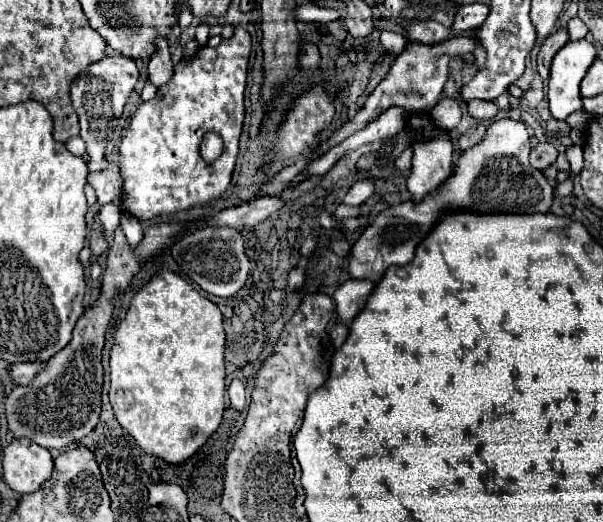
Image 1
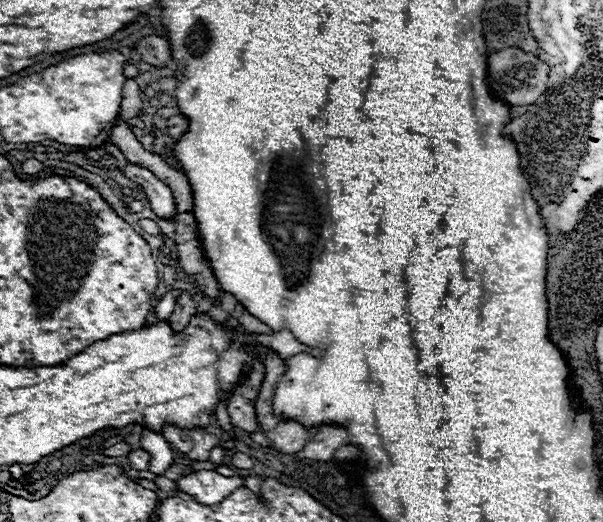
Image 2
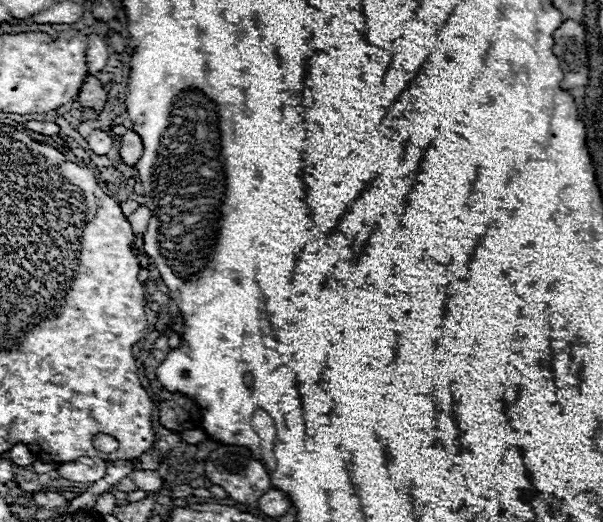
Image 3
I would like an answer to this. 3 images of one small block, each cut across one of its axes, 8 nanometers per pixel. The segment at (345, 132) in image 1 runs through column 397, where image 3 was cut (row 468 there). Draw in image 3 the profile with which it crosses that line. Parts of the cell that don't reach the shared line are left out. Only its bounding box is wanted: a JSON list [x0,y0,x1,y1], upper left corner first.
[58,456,106,482]

